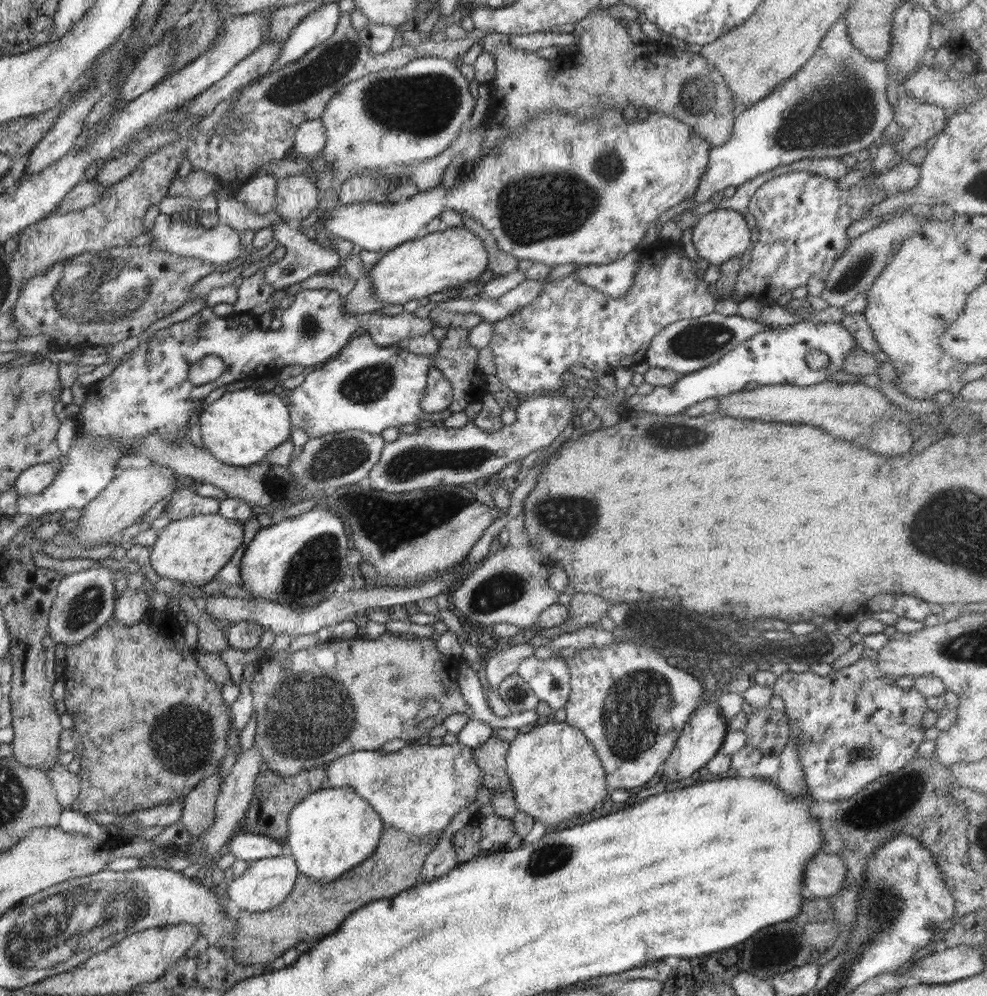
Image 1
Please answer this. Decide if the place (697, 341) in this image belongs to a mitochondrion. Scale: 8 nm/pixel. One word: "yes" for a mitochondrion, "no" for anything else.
yes

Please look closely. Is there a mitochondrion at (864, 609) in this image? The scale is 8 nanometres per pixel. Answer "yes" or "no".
no

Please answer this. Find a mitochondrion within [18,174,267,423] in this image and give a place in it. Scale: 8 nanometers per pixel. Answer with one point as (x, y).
(110, 295)

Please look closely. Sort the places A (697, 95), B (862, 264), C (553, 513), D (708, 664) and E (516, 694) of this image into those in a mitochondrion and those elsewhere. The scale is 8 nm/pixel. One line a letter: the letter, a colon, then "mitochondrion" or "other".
A: mitochondrion
B: mitochondrion
C: mitochondrion
D: mitochondrion
E: mitochondrion

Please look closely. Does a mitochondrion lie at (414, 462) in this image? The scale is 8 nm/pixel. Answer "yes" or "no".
yes

